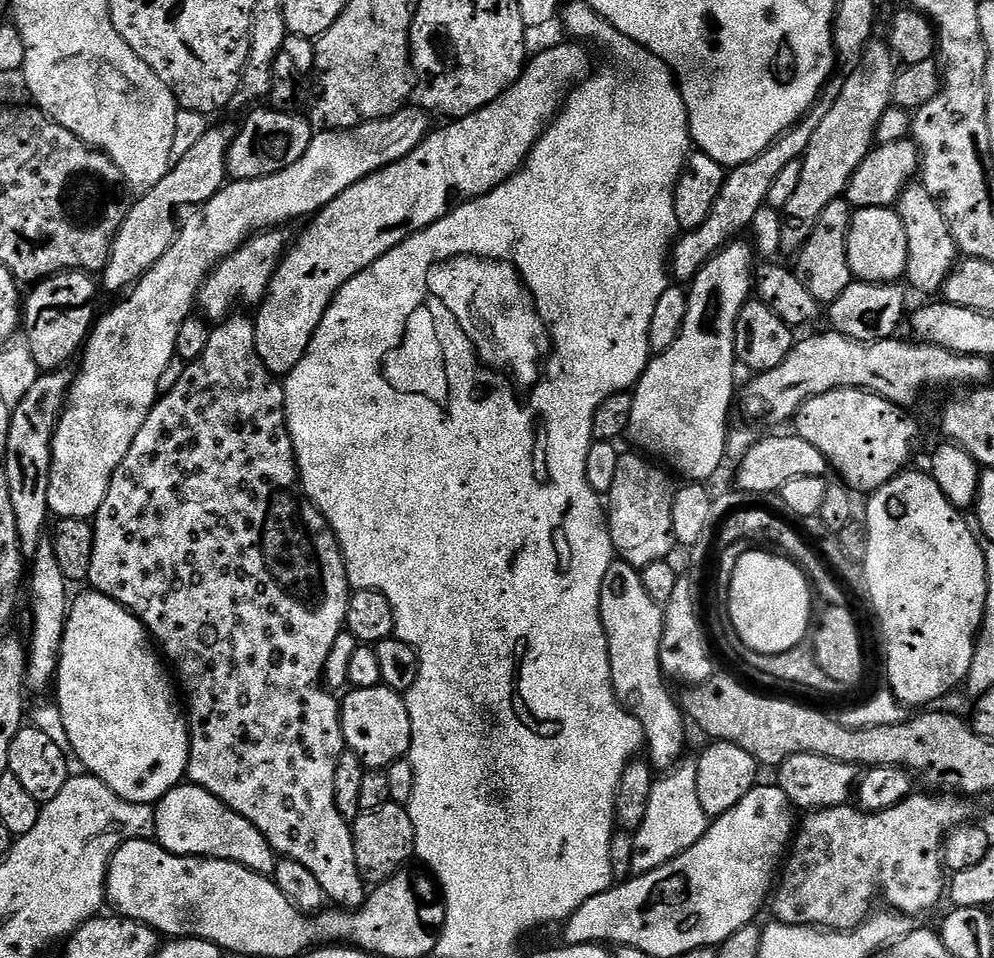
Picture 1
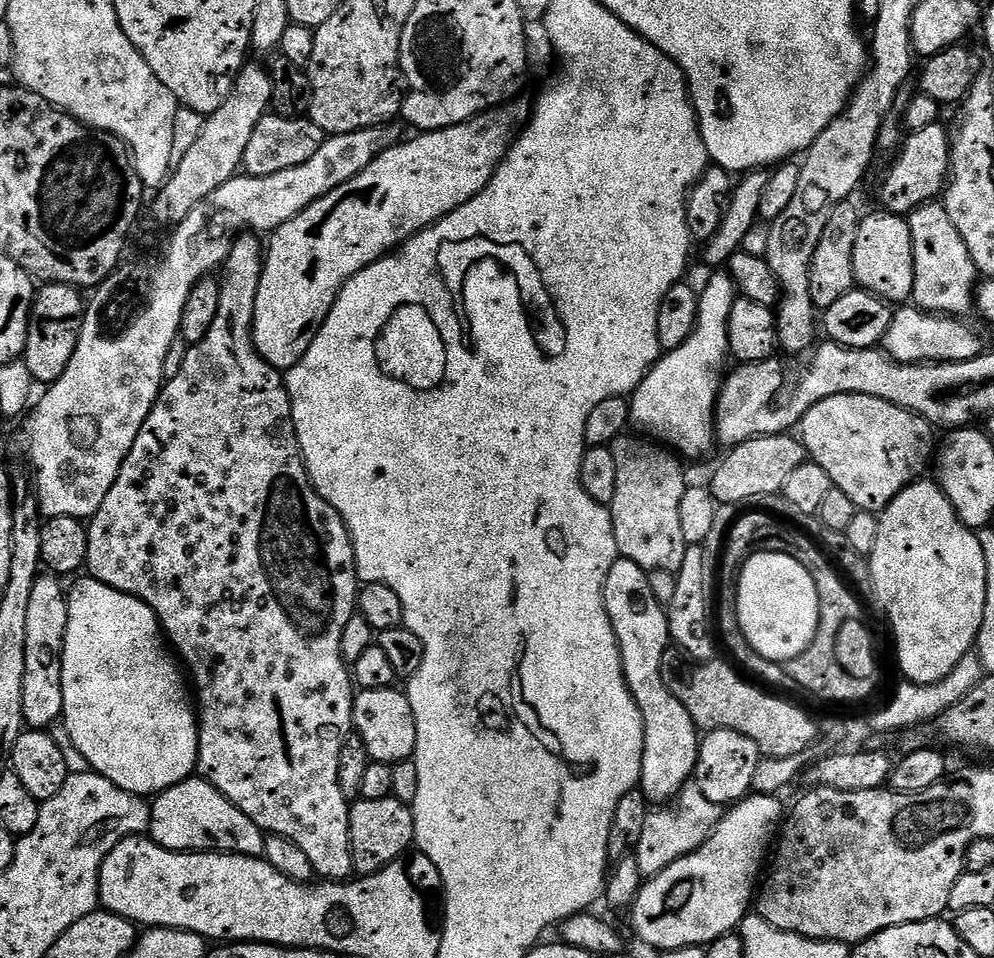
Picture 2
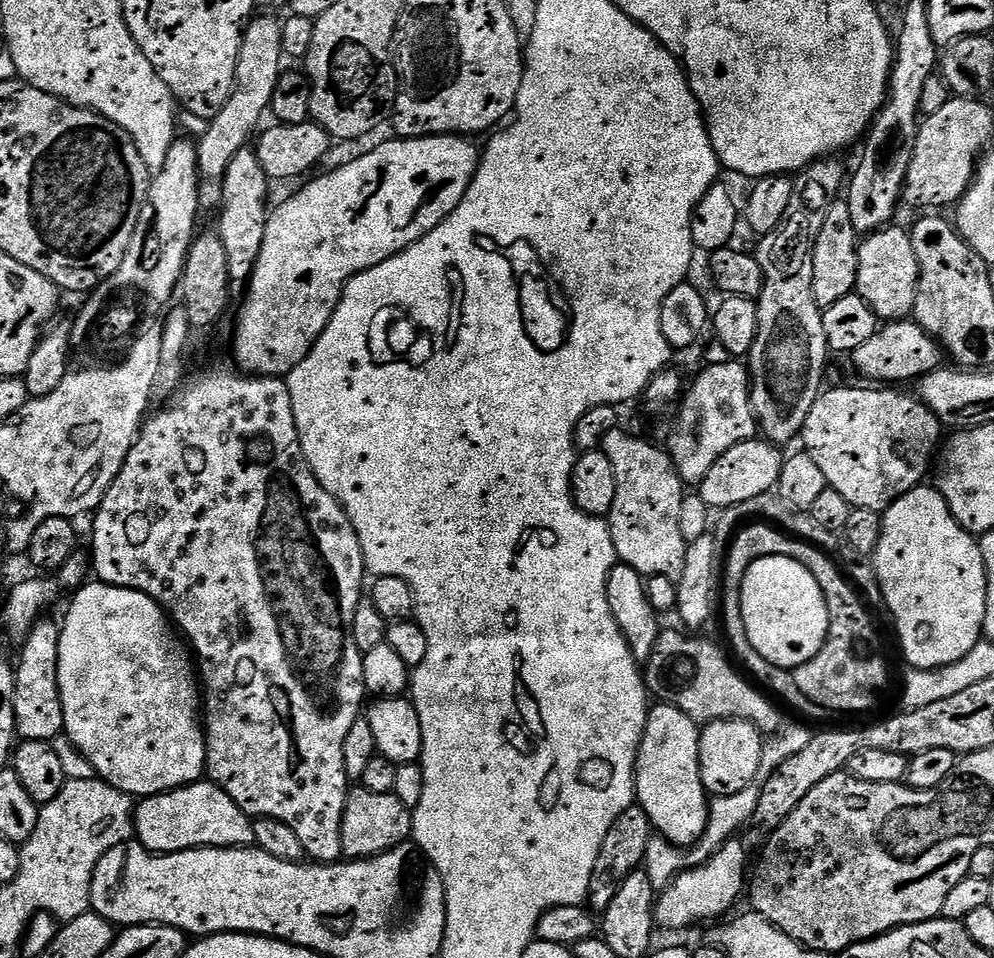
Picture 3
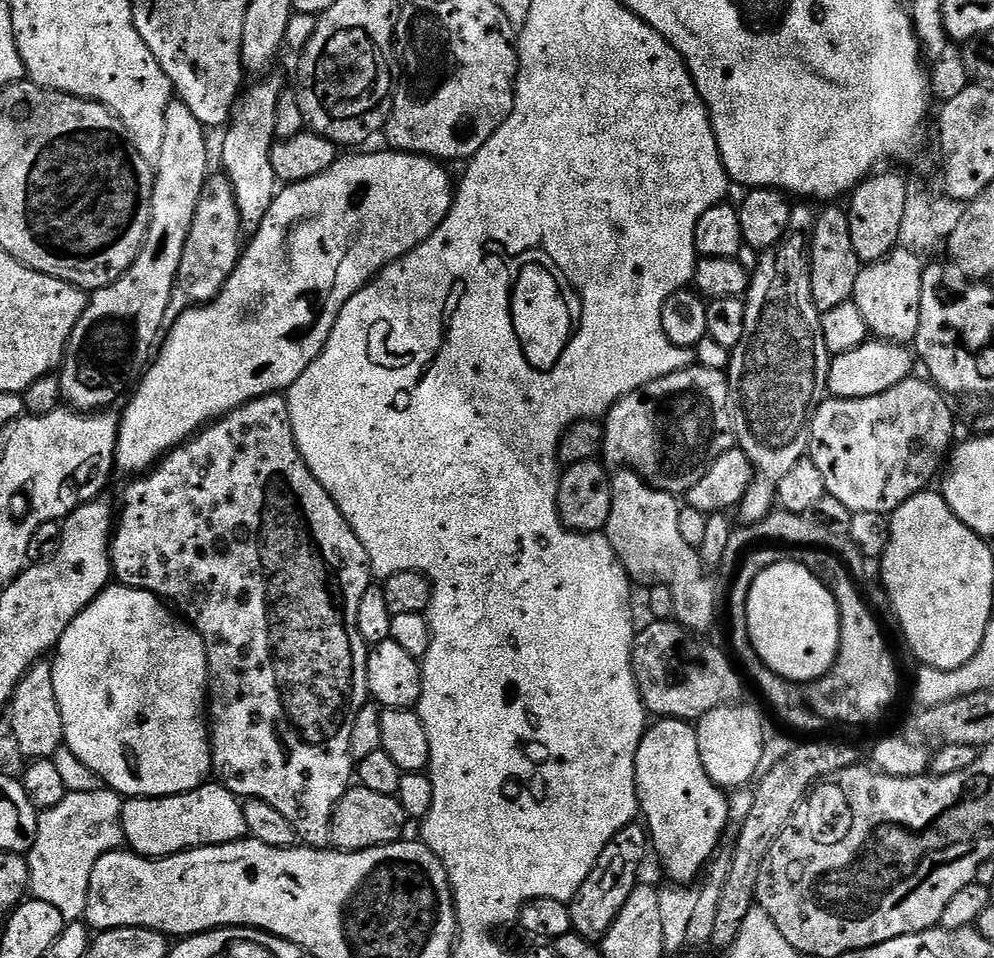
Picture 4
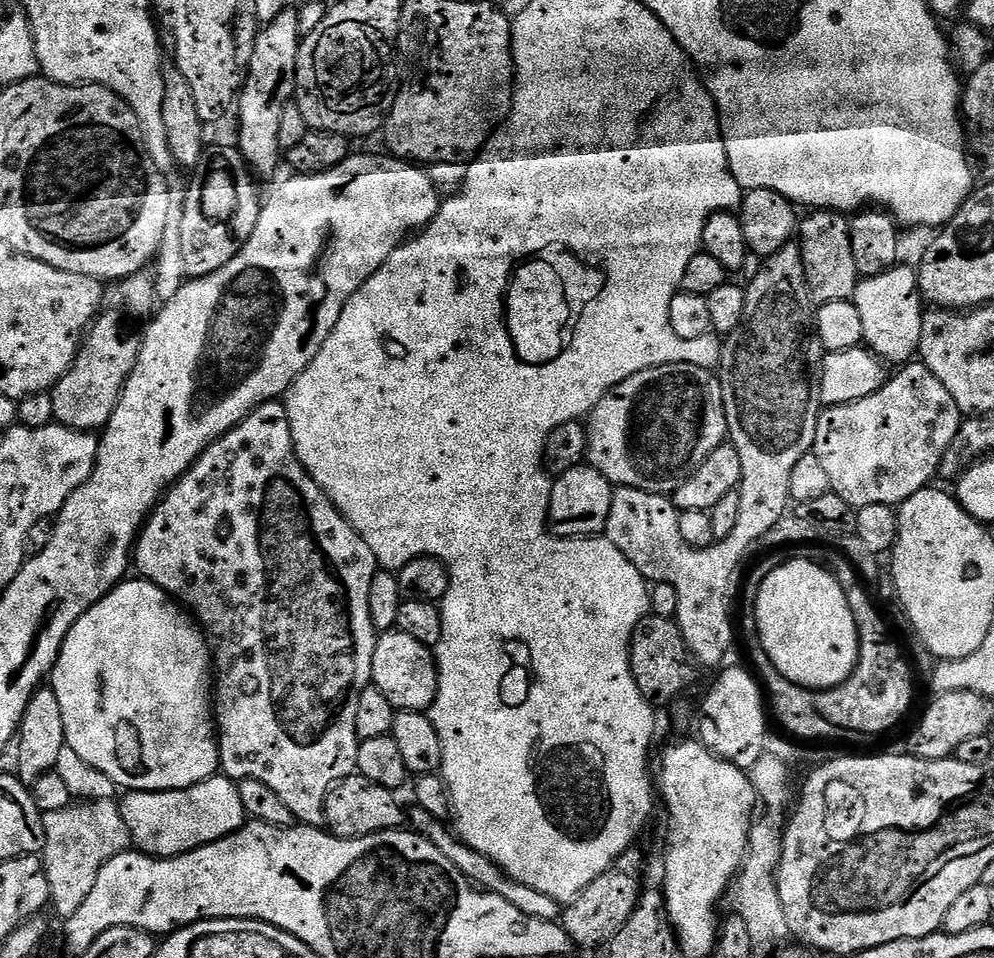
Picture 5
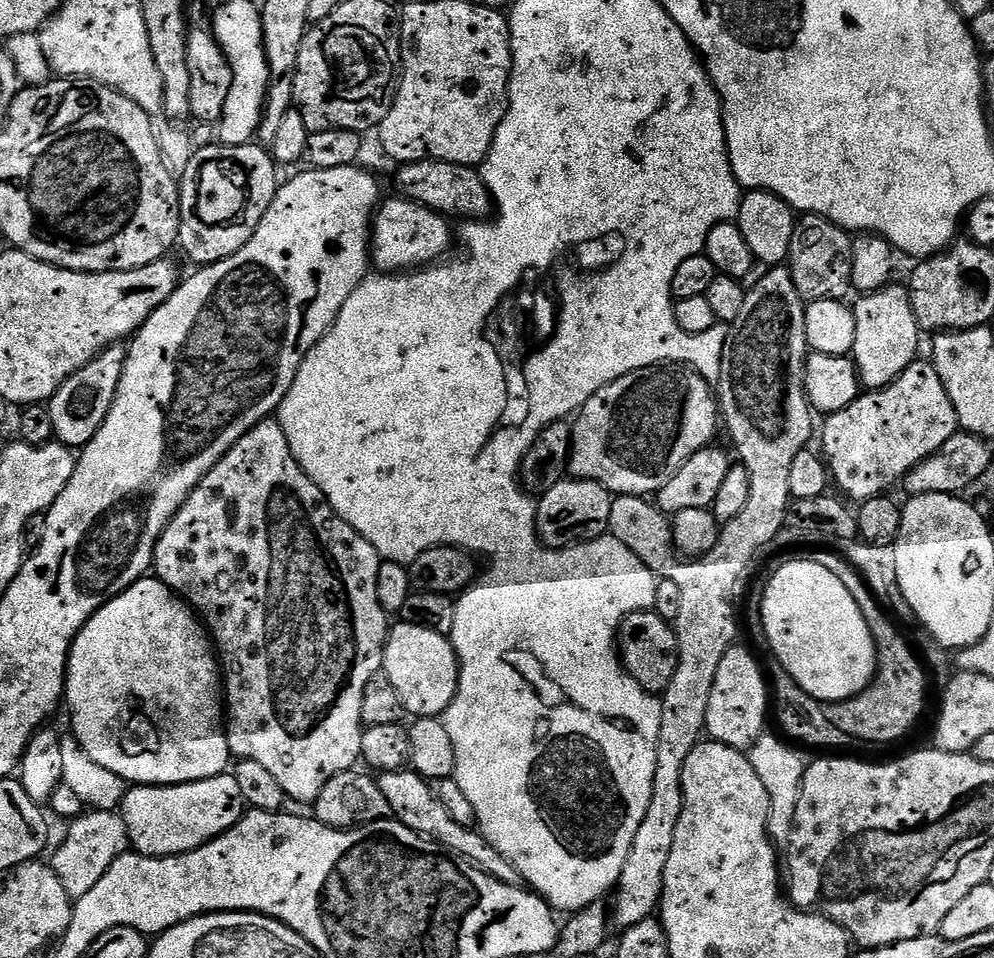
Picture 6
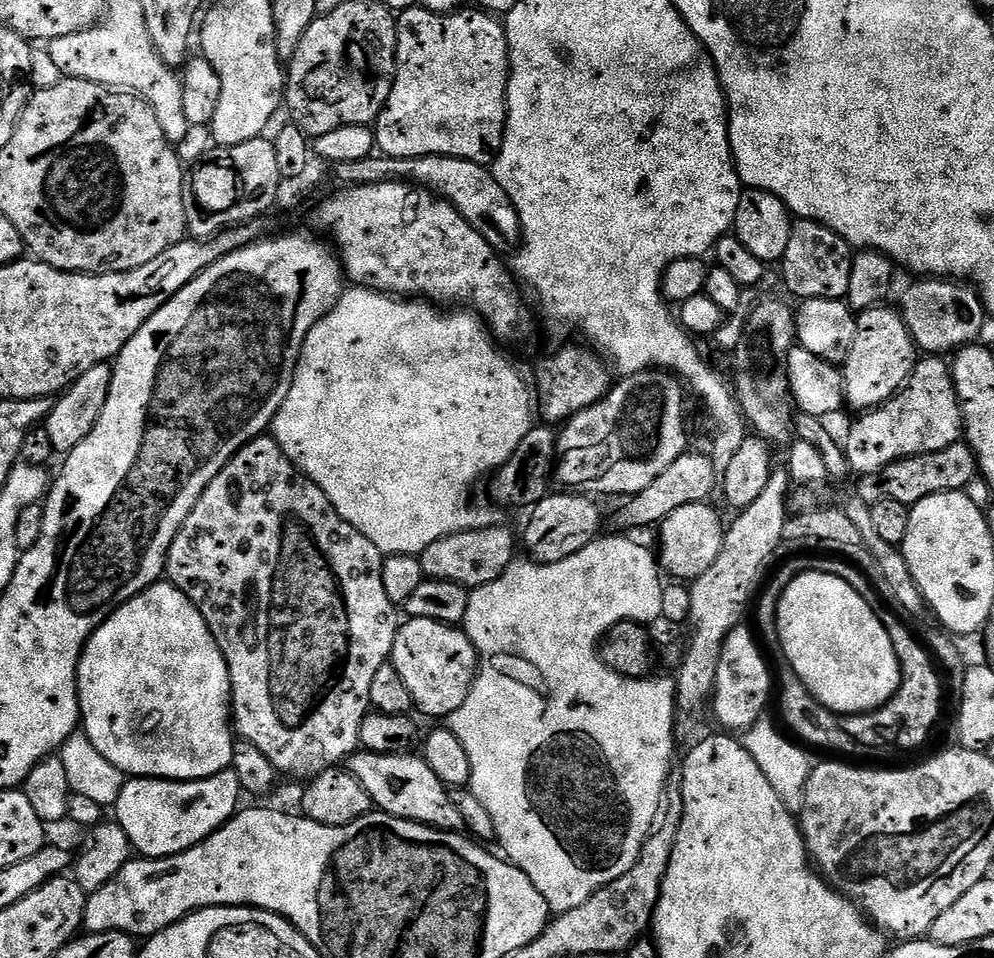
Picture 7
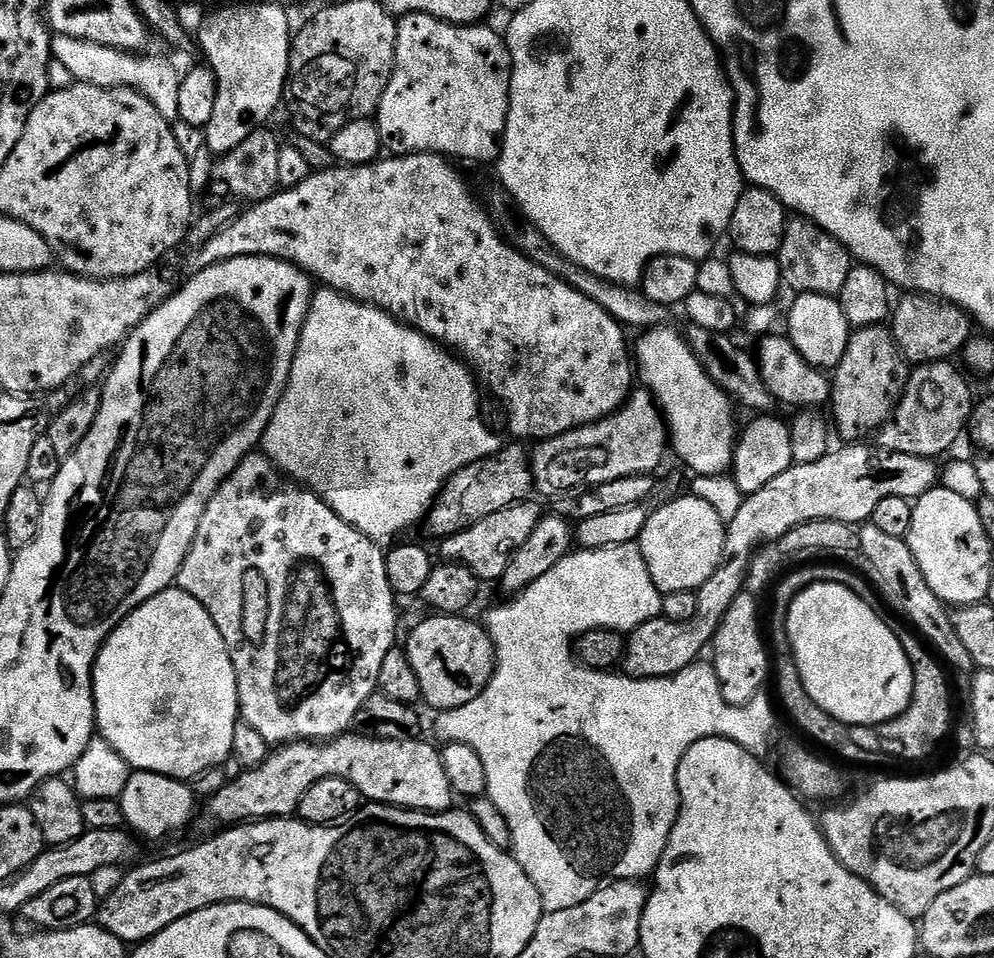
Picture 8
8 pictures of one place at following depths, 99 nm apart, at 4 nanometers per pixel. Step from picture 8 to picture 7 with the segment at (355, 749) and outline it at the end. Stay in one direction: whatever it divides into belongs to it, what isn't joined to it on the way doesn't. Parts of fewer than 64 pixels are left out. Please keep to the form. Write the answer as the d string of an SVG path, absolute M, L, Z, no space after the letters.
M357 750L346 761L347 771L370 794L373 805L379 811L394 818L413 820L419 824L428 824L439 832L460 832L464 828L462 814L454 806L452 793L440 781L438 774L426 766L423 755L412 756L408 752L366 752Z

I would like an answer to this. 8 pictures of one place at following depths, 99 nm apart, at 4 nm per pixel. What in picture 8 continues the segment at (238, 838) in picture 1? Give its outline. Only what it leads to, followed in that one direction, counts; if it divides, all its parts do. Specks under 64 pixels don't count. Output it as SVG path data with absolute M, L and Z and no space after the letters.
M133 771L126 782L126 790L122 790L118 801L123 823L141 841L164 840L171 832L182 831L191 822L192 811L196 808L192 786L191 783L157 772Z

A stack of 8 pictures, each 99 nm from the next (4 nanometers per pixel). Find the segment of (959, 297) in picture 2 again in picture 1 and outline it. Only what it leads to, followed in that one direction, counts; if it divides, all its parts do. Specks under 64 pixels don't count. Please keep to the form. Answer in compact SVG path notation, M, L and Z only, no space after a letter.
M913 182L904 189L898 201L898 211L906 226L907 283L912 283L924 292L939 293L958 263L958 249L950 234L950 226L946 226L946 218L938 202L934 202L934 198L920 182Z

